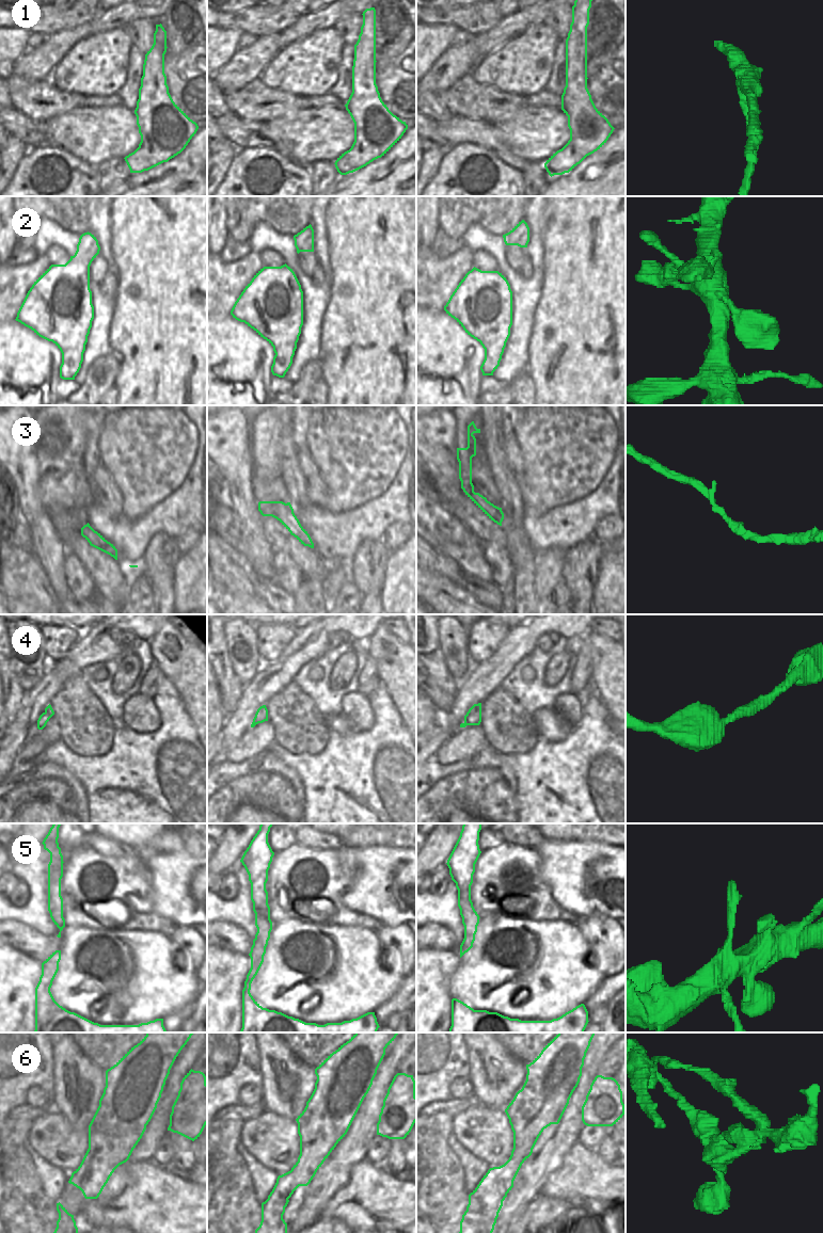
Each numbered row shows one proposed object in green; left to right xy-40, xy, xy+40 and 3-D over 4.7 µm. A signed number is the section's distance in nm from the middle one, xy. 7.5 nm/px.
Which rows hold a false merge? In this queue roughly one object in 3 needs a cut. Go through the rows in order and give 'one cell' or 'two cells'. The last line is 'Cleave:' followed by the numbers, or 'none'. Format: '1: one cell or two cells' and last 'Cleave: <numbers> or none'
1: two cells
2: one cell
3: one cell
4: one cell
5: one cell
6: two cells
Cleave: 1, 6

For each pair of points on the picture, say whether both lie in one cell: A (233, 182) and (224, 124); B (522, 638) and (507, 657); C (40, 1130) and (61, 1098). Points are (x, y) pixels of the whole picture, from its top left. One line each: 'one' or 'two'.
A: two
B: one
C: two

